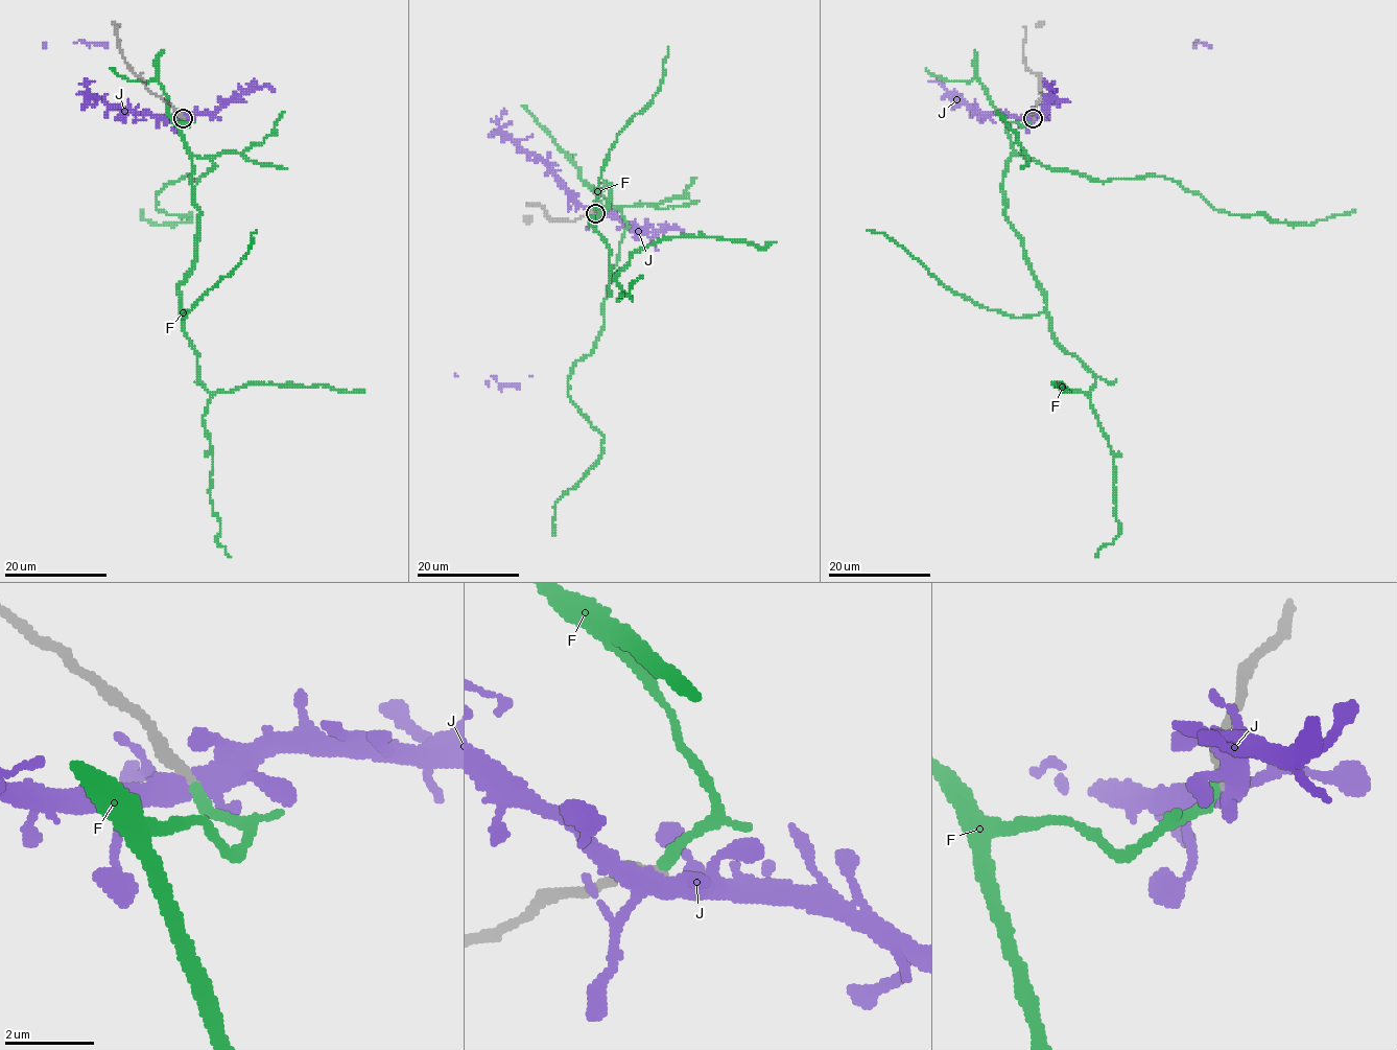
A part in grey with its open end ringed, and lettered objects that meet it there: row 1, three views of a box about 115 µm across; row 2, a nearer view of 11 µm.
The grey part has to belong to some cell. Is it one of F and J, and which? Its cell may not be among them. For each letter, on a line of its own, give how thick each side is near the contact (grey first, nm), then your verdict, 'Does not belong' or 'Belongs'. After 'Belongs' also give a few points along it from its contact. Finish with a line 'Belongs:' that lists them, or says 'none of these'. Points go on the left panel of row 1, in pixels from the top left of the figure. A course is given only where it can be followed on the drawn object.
F: Thickness 240 nm (grey) against 280 nm. Belongs. Its course: (184, 117), (198, 217), (179, 287), (182, 331), (210, 399), (209, 499), (231, 557)
J: Thickness 280 nm (grey) against 440 nm. Does not belong
Belongs: F

